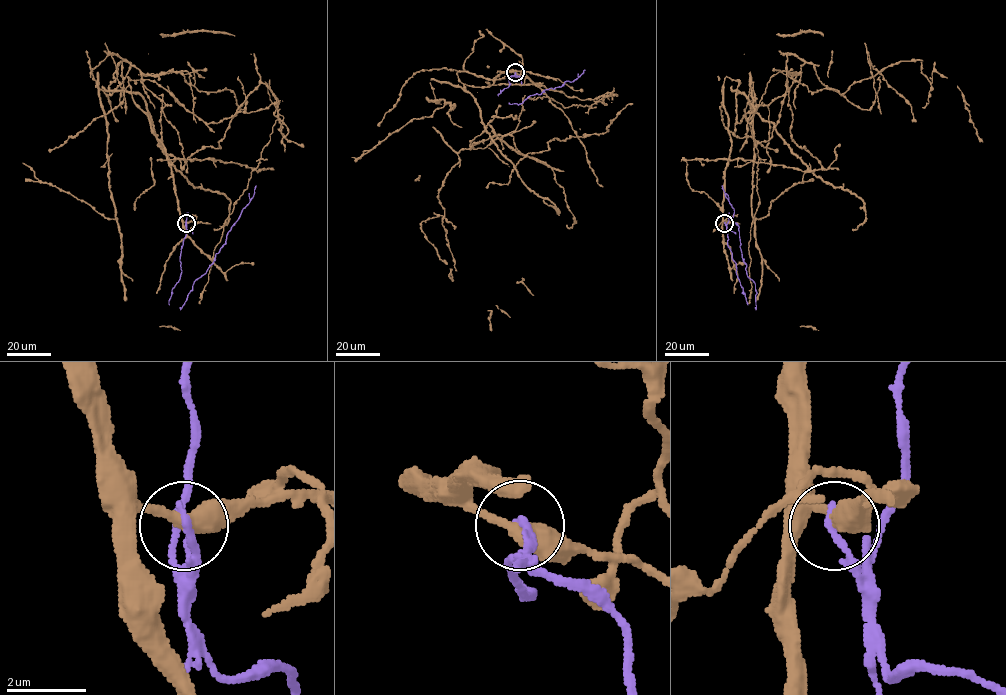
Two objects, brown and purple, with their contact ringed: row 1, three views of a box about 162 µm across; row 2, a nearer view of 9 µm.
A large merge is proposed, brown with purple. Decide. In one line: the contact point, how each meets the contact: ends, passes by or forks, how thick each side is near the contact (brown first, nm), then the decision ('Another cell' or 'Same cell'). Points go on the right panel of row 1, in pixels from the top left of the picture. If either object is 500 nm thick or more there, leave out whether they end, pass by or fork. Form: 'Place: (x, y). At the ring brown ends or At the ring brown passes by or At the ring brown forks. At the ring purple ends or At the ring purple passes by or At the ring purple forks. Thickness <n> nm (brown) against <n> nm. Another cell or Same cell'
Place: (724, 223). At the ring brown passes by. At the ring purple ends. Thickness 400 nm (brown) against 200 nm. Another cell

